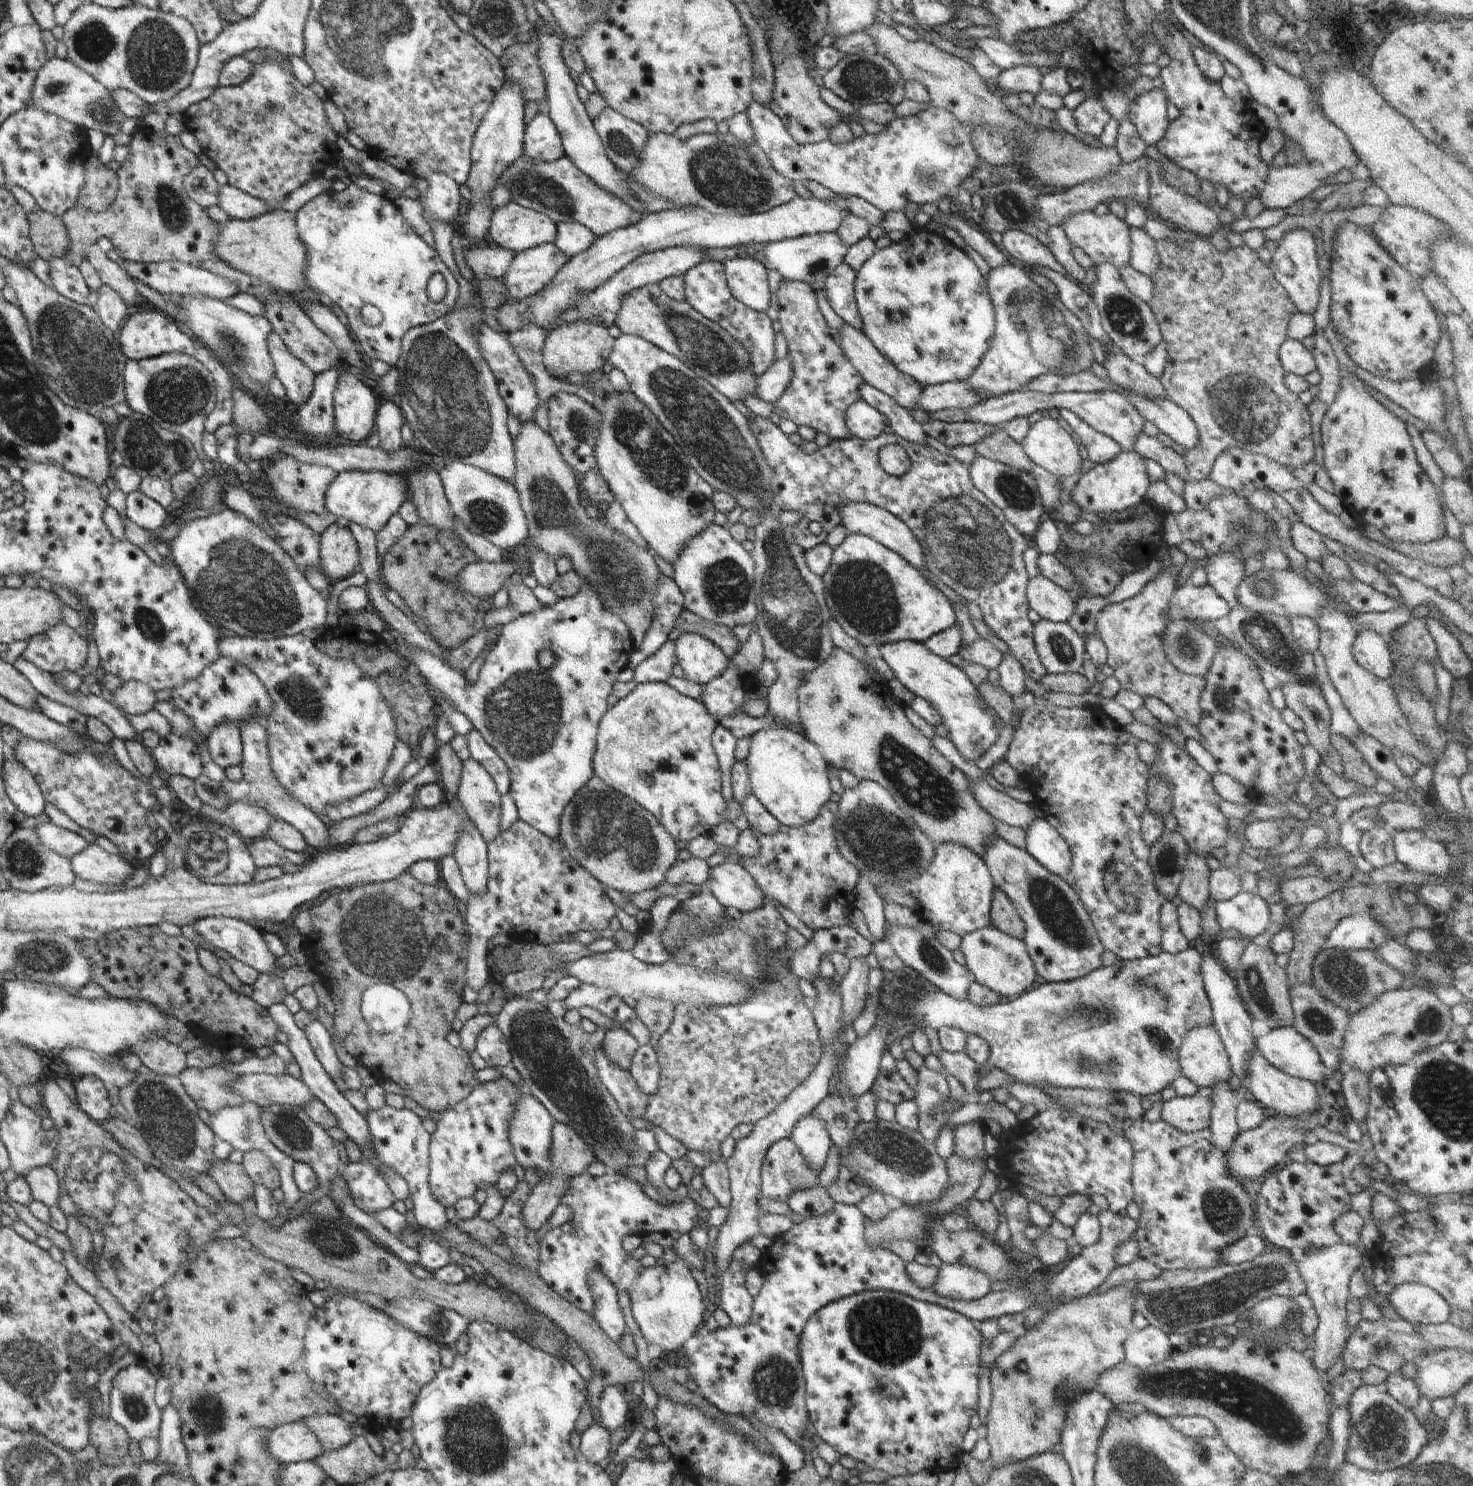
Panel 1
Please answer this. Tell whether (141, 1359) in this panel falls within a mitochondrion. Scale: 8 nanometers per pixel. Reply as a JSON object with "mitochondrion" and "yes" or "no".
{"mitochondrion":"no"}

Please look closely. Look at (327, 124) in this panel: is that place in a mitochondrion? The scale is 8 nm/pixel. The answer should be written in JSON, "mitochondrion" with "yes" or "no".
{"mitochondrion":"no"}

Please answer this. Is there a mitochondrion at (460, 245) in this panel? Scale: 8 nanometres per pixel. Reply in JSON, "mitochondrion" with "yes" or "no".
{"mitochondrion":"no"}

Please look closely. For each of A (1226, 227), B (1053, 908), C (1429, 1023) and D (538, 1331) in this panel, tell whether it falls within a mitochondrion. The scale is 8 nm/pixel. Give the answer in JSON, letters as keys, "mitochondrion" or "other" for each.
{"A":"other","B":"mitochondrion","C":"mitochondrion","D":"mitochondrion"}

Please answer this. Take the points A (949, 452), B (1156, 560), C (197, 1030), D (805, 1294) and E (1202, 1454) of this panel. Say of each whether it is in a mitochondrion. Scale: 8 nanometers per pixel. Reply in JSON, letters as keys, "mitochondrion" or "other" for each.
{"A":"other","B":"other","C":"other","D":"other","E":"mitochondrion"}

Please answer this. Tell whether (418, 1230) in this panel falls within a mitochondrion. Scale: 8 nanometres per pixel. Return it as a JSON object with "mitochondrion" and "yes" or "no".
{"mitochondrion":"no"}

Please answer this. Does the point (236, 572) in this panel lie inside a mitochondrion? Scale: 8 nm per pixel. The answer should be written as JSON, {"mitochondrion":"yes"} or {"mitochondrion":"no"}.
{"mitochondrion":"yes"}

